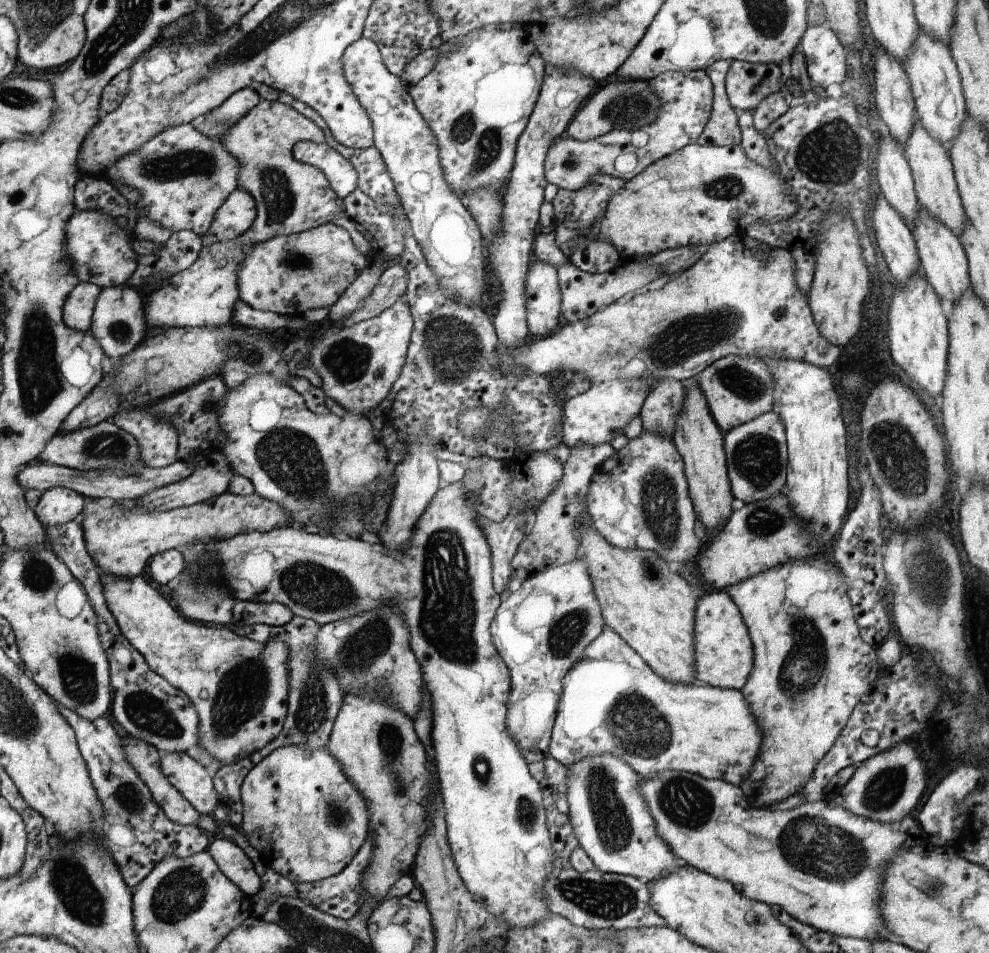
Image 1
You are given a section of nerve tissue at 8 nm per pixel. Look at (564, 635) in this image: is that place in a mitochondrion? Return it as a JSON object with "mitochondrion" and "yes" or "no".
{"mitochondrion":"yes"}

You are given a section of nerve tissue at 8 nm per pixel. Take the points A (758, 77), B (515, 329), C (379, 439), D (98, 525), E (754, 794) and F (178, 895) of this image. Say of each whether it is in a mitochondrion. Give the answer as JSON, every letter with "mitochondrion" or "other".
{"A":"mitochondrion","B":"other","C":"other","D":"other","E":"other","F":"mitochondrion"}

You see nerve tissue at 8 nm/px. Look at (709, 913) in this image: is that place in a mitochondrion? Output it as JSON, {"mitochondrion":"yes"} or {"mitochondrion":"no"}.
{"mitochondrion":"no"}

